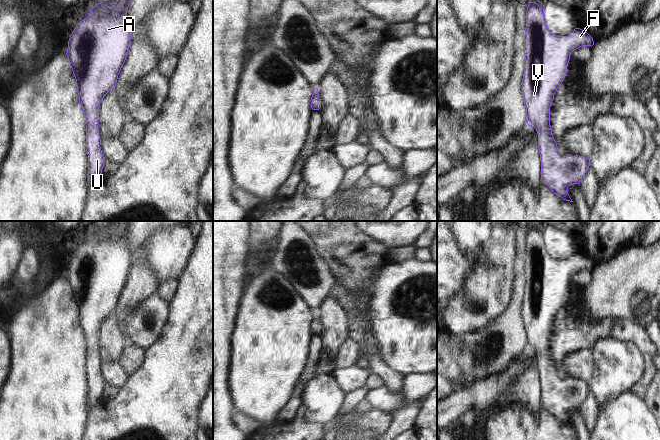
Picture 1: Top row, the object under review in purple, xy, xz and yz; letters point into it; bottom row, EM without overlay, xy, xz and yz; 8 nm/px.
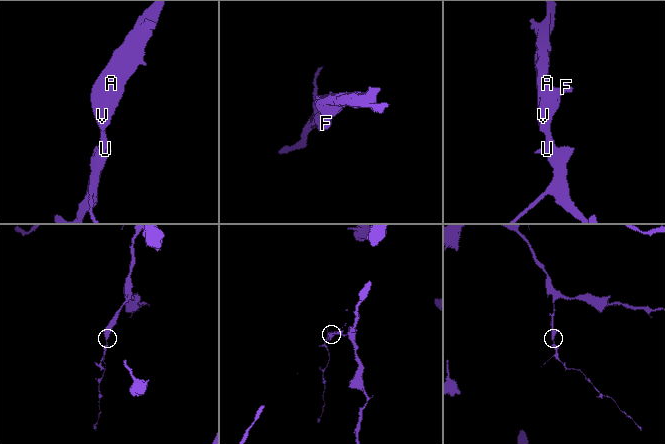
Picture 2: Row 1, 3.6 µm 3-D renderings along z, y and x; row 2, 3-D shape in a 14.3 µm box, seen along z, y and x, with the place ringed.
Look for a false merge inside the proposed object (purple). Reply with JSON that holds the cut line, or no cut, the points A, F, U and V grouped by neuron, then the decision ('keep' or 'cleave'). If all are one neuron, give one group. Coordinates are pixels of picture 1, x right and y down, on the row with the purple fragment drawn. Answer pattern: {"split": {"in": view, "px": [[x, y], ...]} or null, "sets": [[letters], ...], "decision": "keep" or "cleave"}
{"split": null, "sets": [["A", "F", "U", "V"]], "decision": "keep"}

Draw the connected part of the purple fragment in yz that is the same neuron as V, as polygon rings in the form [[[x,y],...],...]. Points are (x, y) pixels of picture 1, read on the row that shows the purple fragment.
[[[529,1],[526,11],[524,35],[524,75],[522,97],[526,108],[527,124],[534,127],[538,134],[538,147],[541,161],[542,182],[563,200],[573,202],[568,187],[579,184],[590,166],[590,160],[583,156],[563,156],[557,147],[550,126],[550,107],[554,94],[562,84],[571,53],[582,46],[593,46],[593,38],[580,28],[575,28],[569,36],[552,34],[544,17],[544,9]]]

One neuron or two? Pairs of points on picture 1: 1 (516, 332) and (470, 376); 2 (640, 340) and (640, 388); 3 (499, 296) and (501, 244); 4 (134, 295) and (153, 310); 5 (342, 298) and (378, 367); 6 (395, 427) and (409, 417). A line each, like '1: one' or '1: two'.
1: one
2: one
3: one
4: two
5: one
6: one

